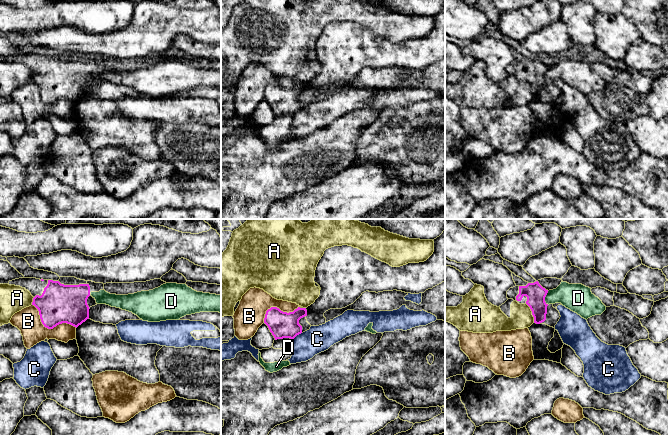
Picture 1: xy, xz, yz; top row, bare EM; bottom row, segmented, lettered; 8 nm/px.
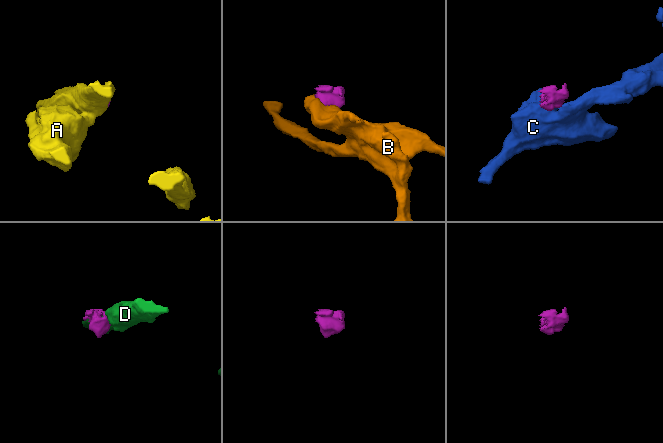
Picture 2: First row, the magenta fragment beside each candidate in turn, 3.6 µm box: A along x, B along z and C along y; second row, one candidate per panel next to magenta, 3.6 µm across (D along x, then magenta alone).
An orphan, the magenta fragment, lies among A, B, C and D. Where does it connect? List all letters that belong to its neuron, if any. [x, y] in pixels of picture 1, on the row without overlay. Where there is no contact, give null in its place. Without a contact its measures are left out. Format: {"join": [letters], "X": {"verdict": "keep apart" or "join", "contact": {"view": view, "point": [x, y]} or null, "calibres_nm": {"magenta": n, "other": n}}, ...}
{"join": [], "A": {"verdict": "keep apart", "contact": {"view": "yz", "point": [532, 89]}, "calibres_nm": {"magenta": 160, "other": 180}}, "B": {"verdict": "keep apart", "contact": {"view": "xy", "point": [50, 104]}, "calibres_nm": {"magenta": 320, "other": 200}}, "C": {"verdict": "keep apart", "contact": {"view": "xz", "point": [297, 110]}, "calibres_nm": {"magenta": 220, "other": 220}}, "D": {"verdict": "keep apart", "contact": {"view": "yz", "point": [544, 74]}, "calibres_nm": {"magenta": 160, "other": 220}}}

